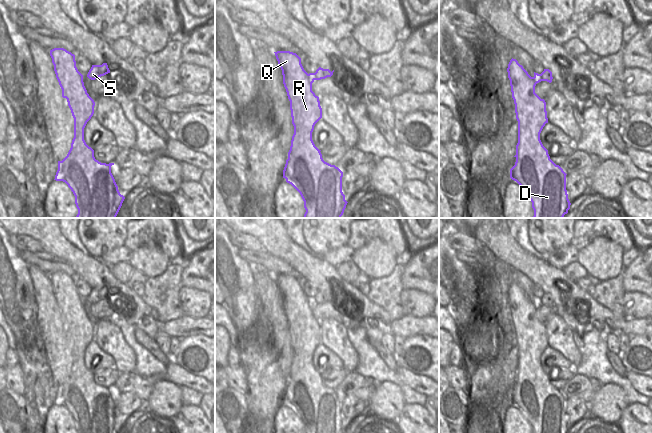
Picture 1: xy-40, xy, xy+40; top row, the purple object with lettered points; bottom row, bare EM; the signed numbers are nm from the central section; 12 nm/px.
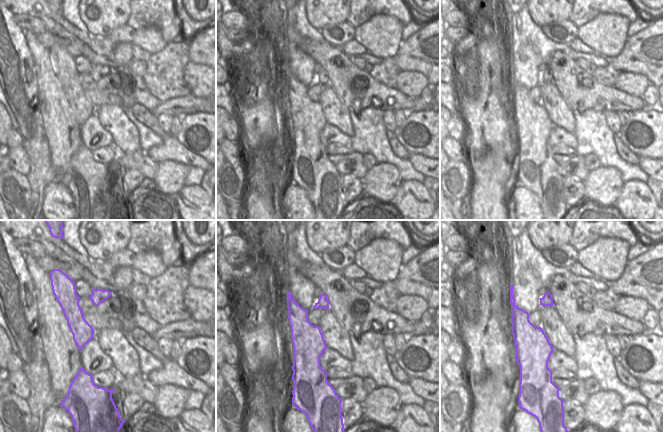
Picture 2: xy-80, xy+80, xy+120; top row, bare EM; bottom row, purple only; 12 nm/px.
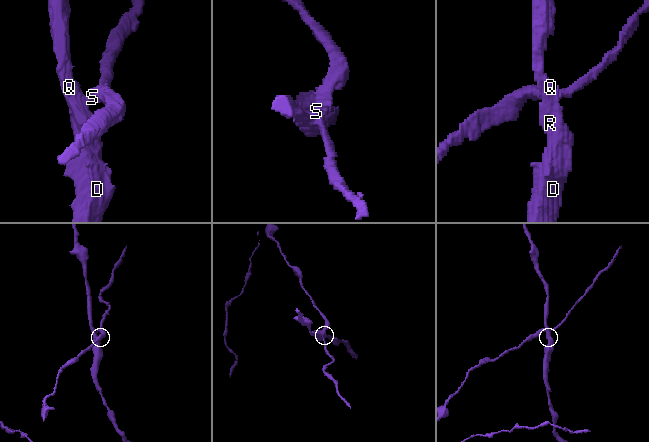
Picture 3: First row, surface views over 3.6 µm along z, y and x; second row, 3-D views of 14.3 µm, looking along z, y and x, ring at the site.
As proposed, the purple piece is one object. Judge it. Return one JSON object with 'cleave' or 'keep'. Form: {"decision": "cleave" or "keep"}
{"decision": "cleave"}

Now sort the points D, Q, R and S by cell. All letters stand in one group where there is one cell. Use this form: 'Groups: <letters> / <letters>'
Groups: D Q R / S

